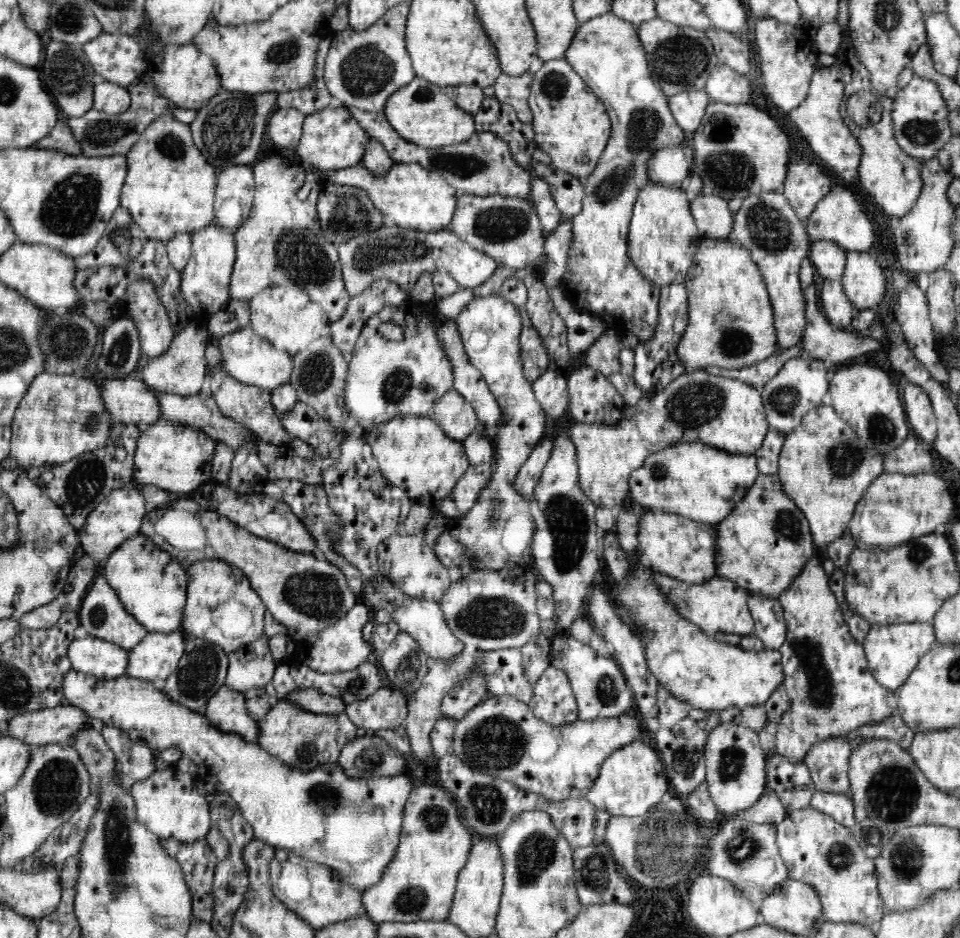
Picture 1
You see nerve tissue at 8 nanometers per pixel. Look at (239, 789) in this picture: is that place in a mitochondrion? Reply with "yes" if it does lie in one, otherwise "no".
no

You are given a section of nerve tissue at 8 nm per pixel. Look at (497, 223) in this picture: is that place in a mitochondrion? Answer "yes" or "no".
yes

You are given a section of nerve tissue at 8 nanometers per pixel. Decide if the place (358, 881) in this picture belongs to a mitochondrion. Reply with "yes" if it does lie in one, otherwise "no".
no

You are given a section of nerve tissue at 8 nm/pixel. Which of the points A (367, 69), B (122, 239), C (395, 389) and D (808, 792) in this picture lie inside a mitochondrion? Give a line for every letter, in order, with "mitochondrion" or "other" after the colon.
A: mitochondrion
B: mitochondrion
C: mitochondrion
D: other

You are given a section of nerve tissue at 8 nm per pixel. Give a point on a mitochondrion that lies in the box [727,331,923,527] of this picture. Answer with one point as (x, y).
(844, 459)

